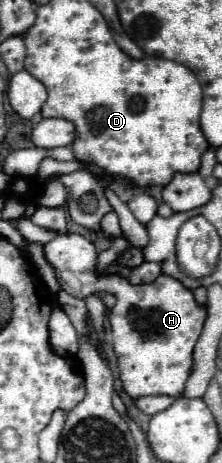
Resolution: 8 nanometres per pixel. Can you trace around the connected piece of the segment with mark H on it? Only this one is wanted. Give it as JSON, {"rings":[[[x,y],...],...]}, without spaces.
{"rings":[[[62,233],[54,241],[46,243],[44,249],[46,249],[48,261],[56,267],[56,275],[66,293],[70,293],[72,297],[78,297],[78,299],[86,299],[86,297],[98,295],[98,293],[110,293],[116,297],[116,305],[110,311],[112,345],[114,345],[114,353],[118,359],[122,389],[130,395],[130,399],[138,401],[140,397],[146,397],[146,395],[180,397],[184,393],[184,385],[192,373],[194,345],[196,345],[196,341],[202,333],[202,325],[206,321],[206,307],[194,299],[192,291],[186,289],[178,279],[164,275],[164,273],[158,275],[154,281],[140,283],[140,285],[130,283],[130,279],[122,273],[98,273],[98,267],[96,267],[98,251],[96,251],[94,243],[80,233]]]}

